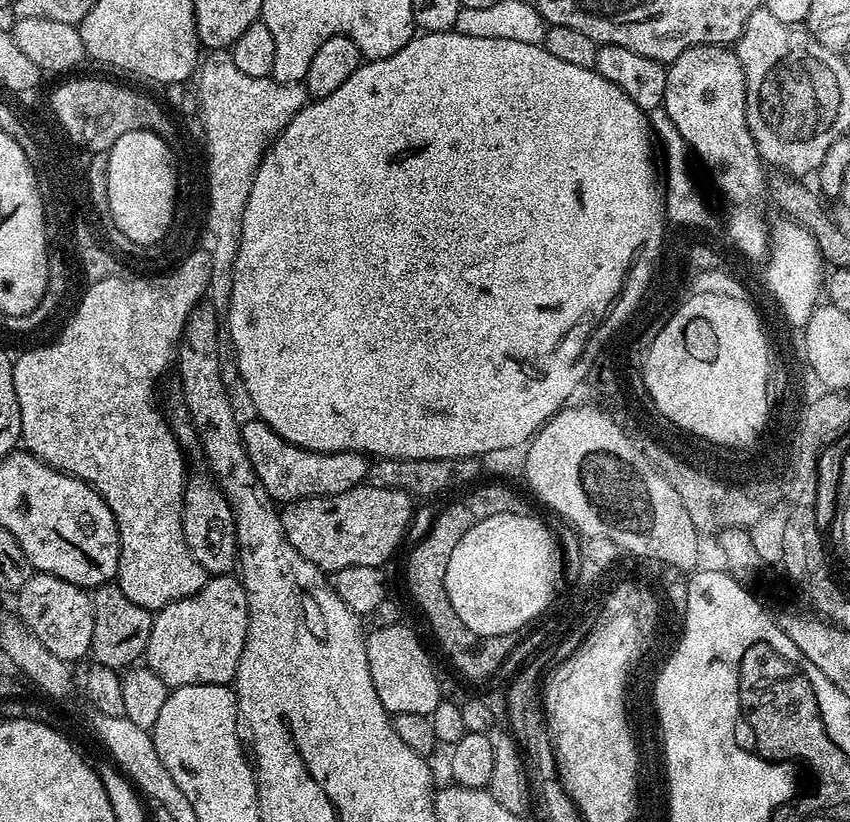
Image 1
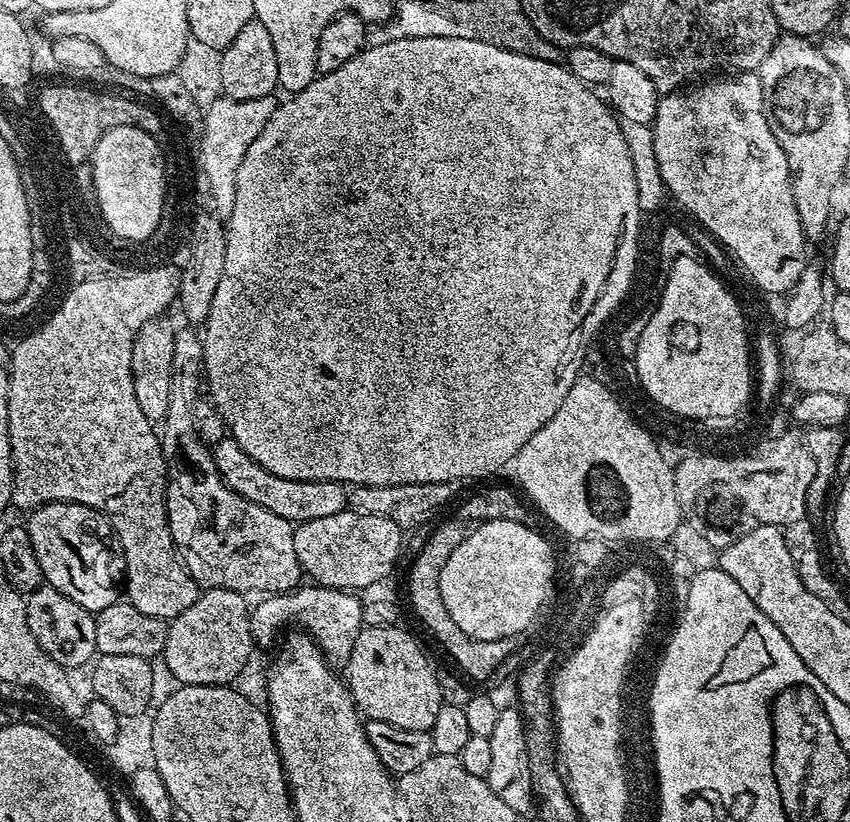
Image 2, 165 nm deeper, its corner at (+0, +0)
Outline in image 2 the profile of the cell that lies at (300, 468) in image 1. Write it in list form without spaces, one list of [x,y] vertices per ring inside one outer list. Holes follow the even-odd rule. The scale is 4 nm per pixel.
[[[224,434],[212,448],[212,457],[218,466],[218,474],[242,498],[254,502],[258,506],[266,506],[270,514],[278,514],[278,518],[291,520],[293,525],[310,522],[314,518],[326,518],[330,514],[338,514],[348,508],[349,489],[338,482],[329,480],[291,480],[278,478],[278,474],[270,474],[238,446],[238,442],[230,434]]]

